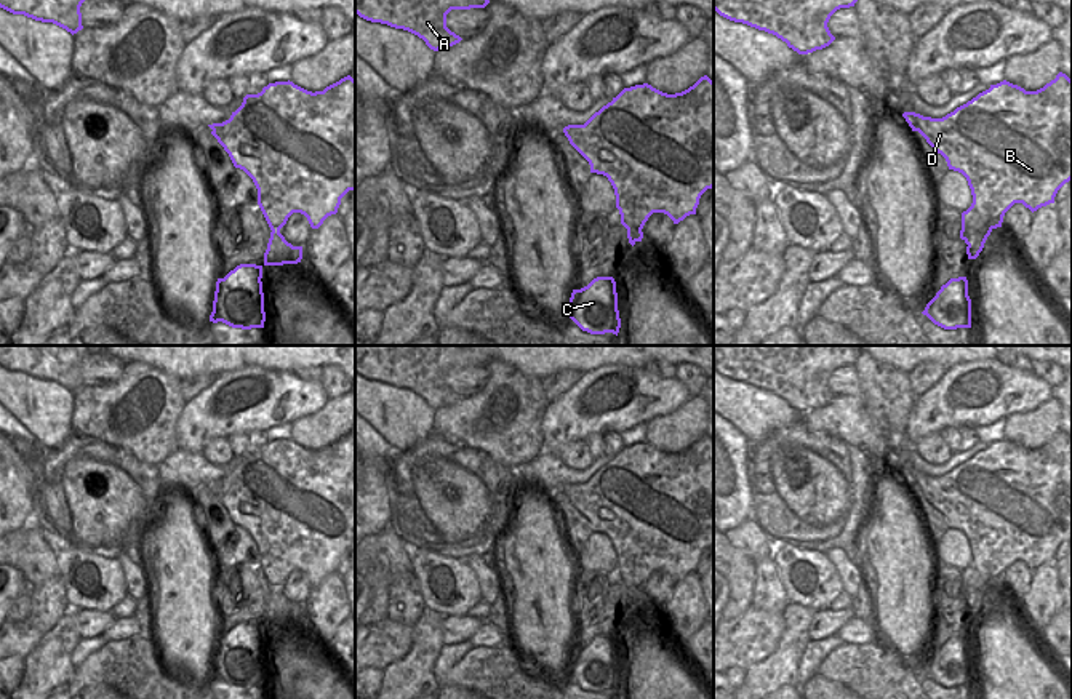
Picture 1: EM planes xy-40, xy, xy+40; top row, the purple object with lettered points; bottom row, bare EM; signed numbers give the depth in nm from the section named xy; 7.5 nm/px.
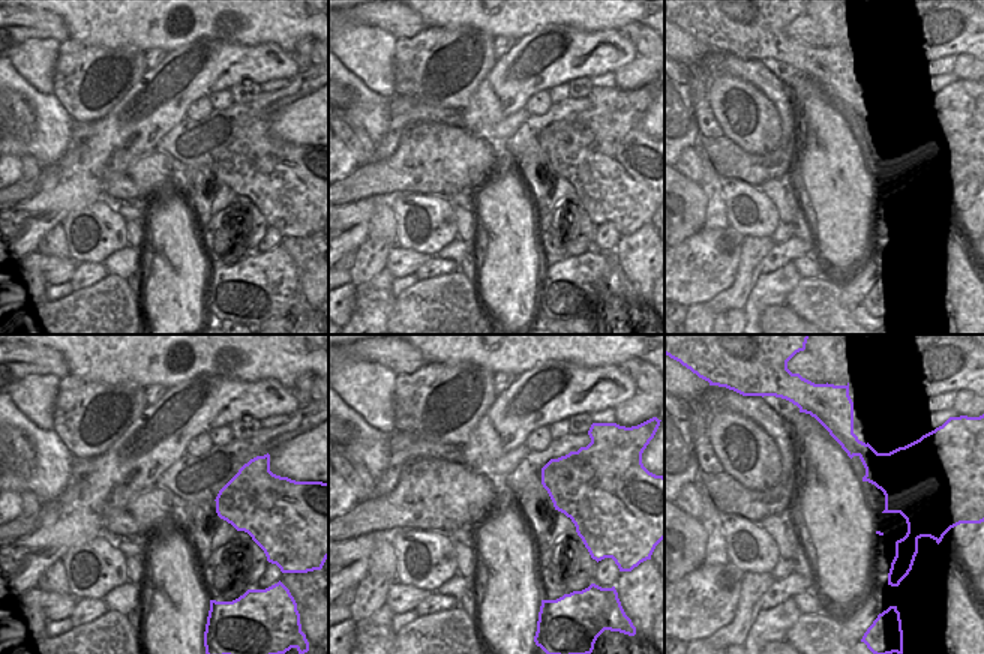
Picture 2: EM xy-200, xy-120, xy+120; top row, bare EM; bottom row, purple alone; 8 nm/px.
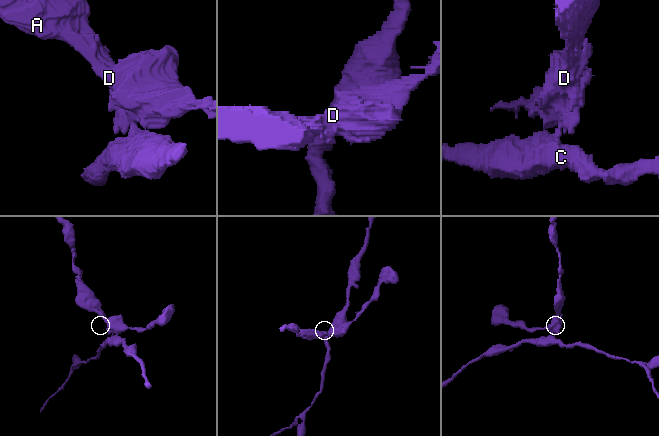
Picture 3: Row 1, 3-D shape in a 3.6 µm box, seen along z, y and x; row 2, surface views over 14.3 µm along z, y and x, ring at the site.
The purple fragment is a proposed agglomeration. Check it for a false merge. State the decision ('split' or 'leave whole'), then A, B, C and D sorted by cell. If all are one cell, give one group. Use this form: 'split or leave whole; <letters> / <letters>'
split; A B D / C

